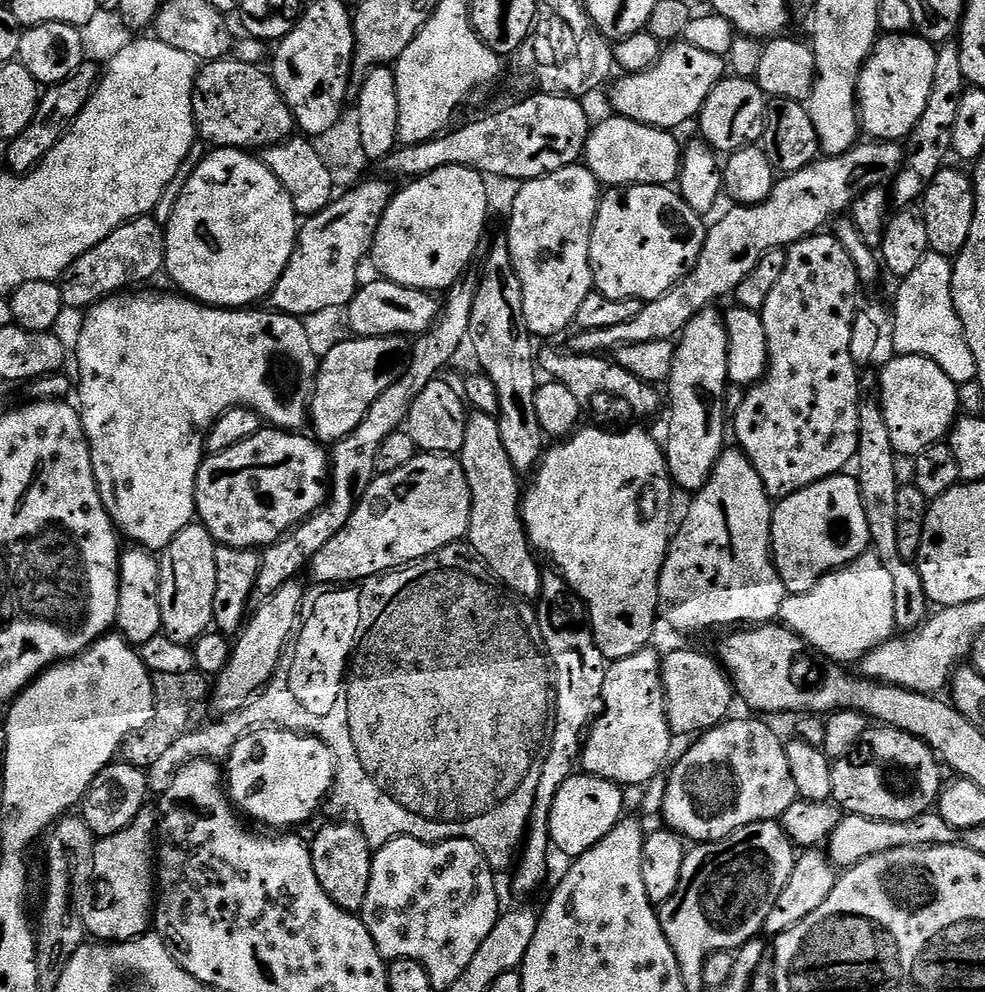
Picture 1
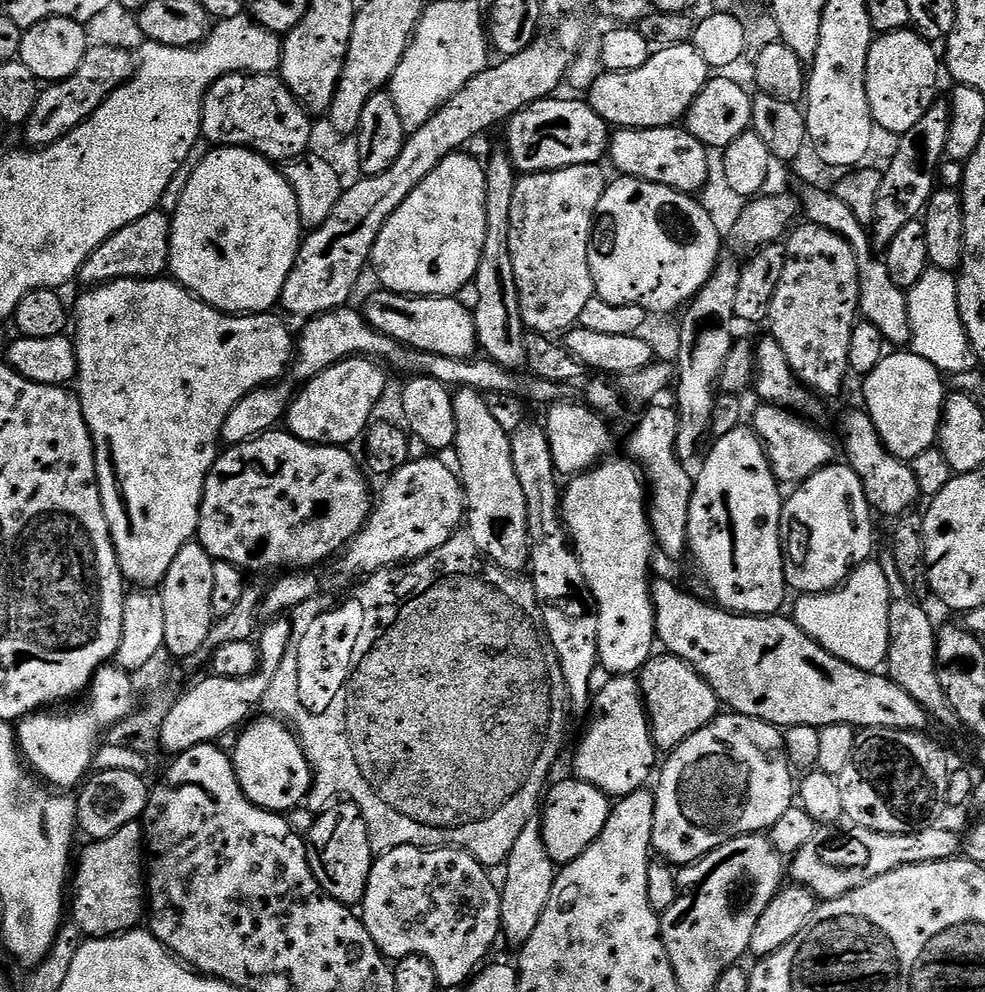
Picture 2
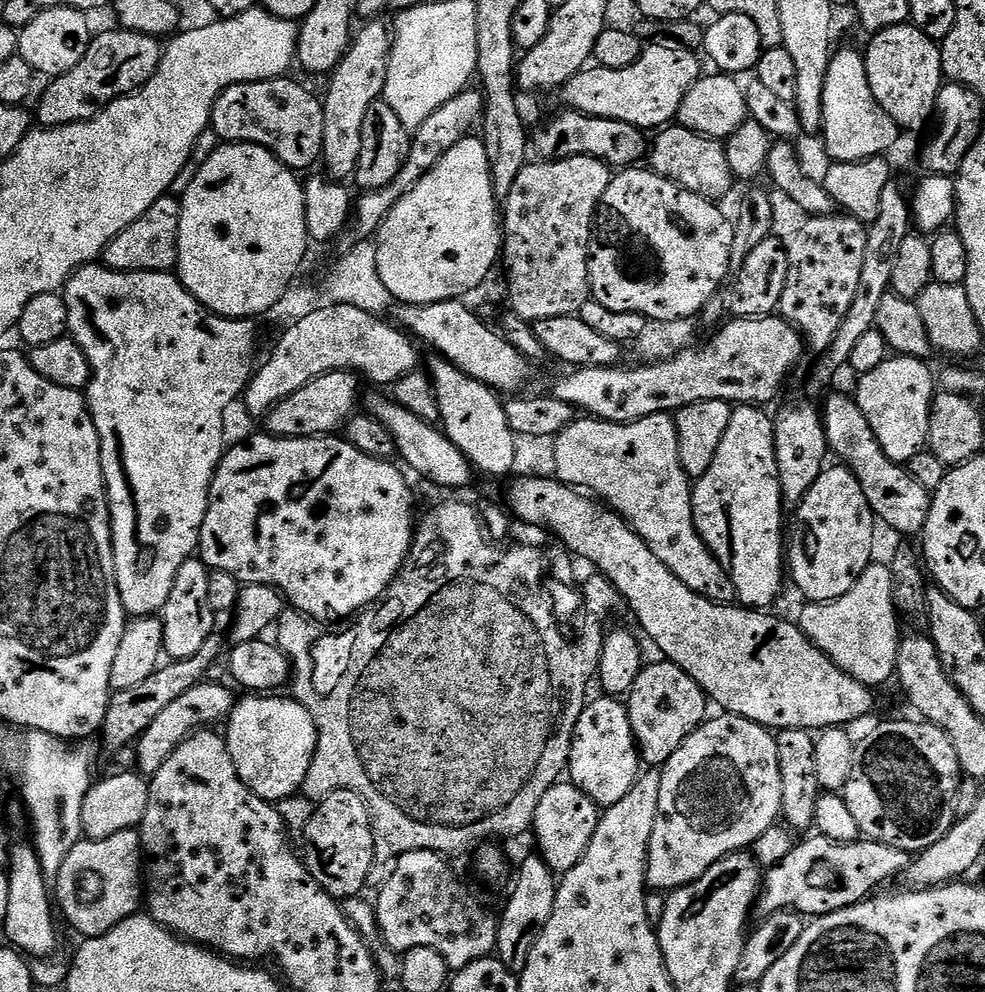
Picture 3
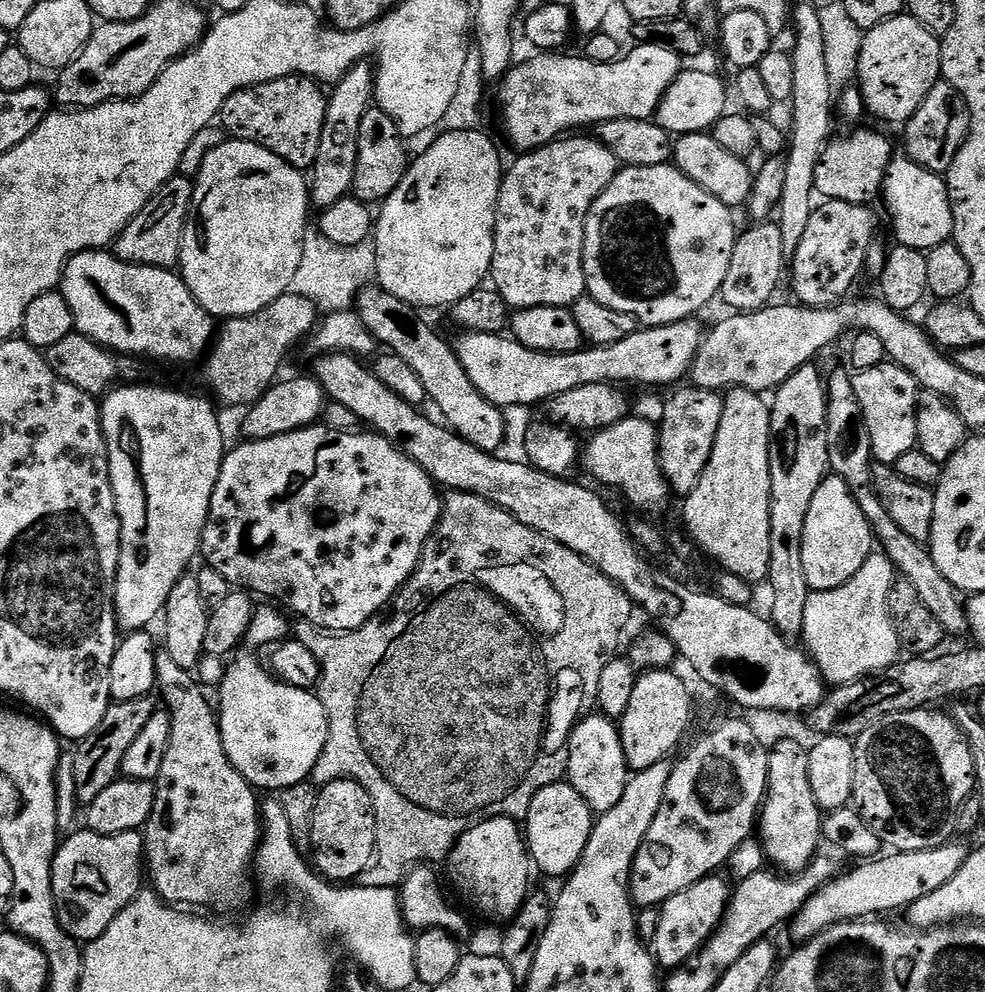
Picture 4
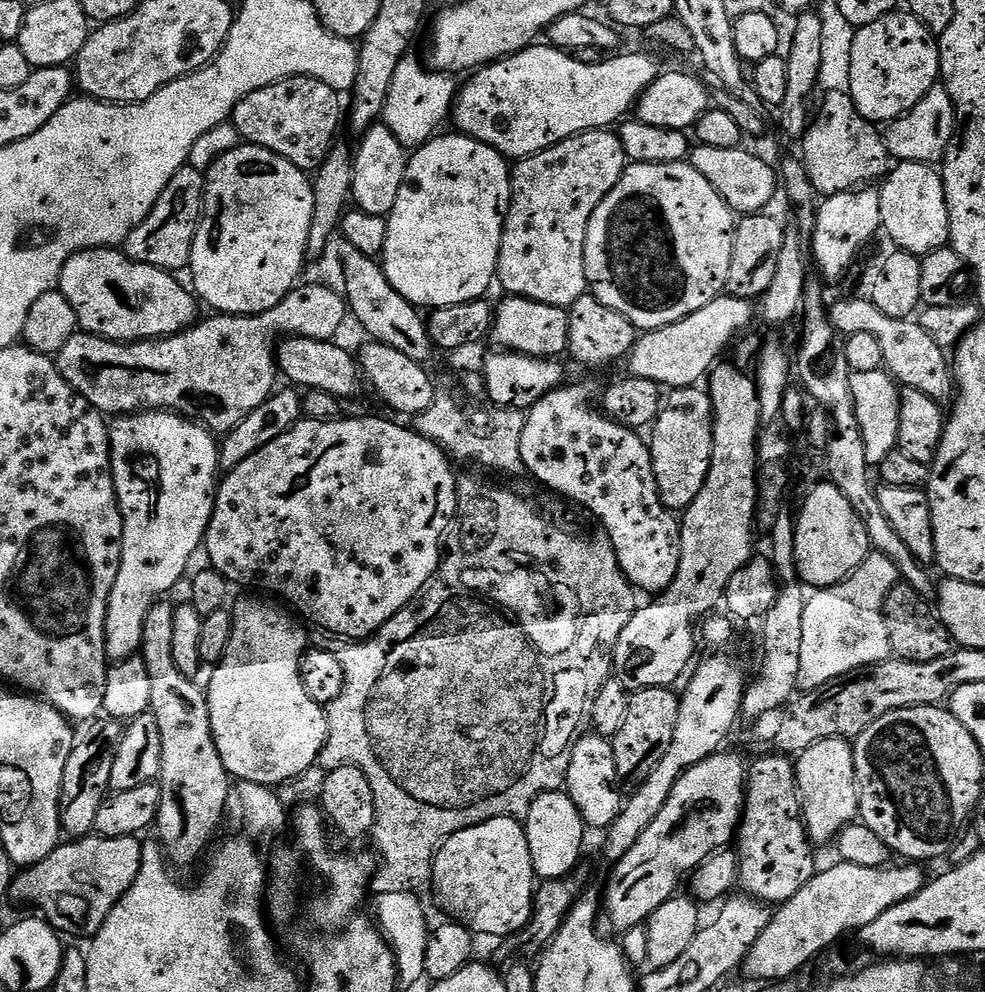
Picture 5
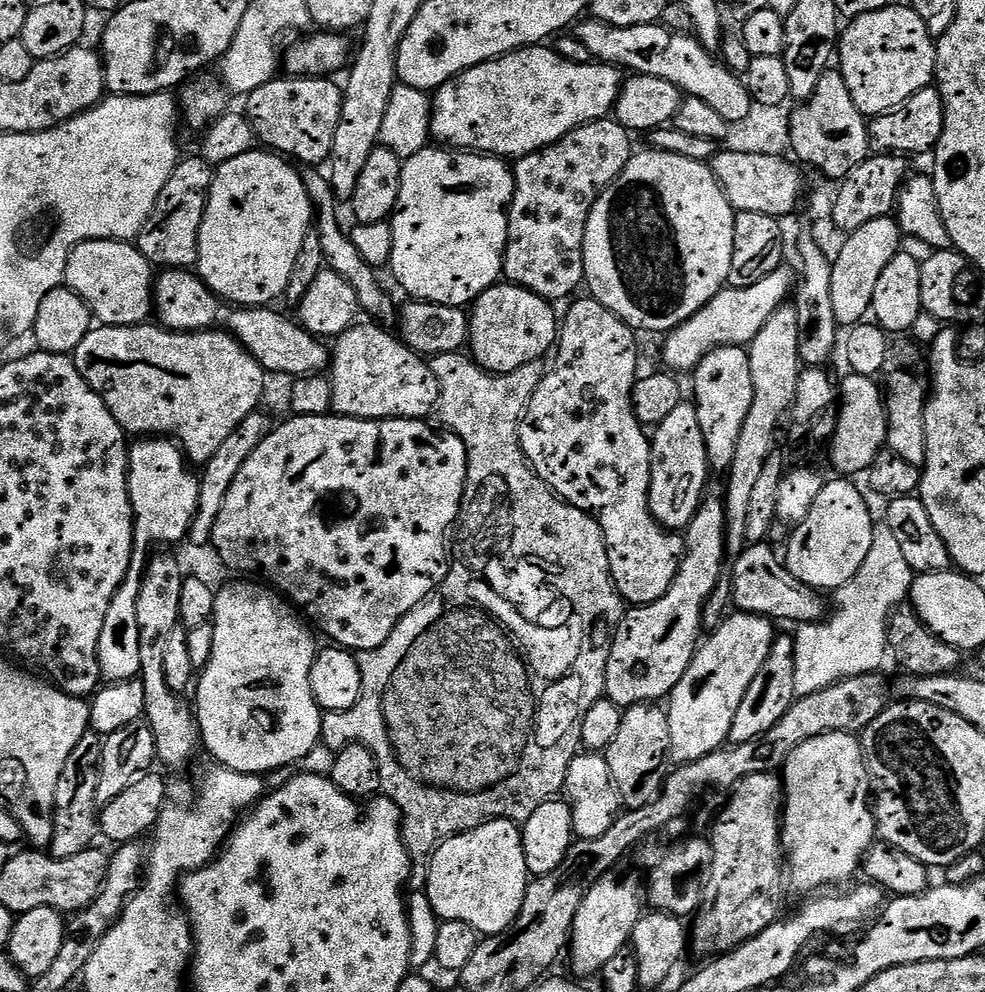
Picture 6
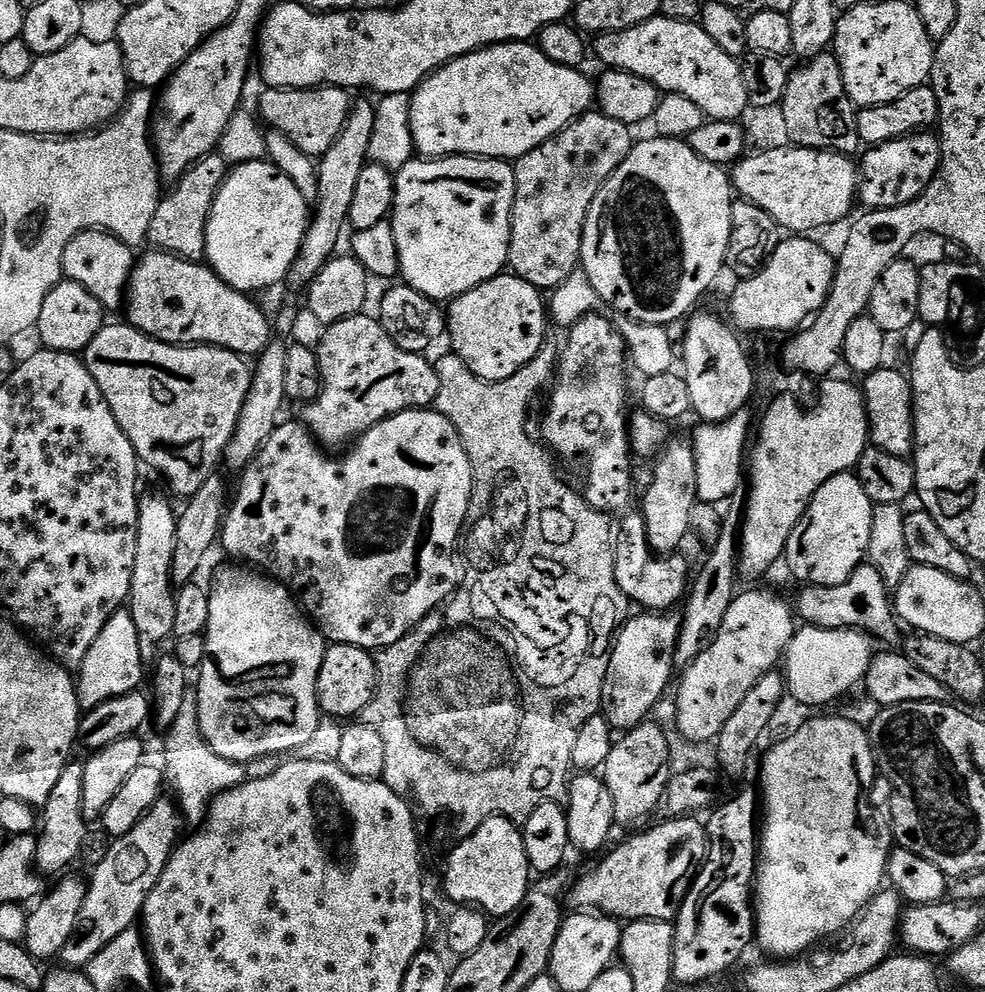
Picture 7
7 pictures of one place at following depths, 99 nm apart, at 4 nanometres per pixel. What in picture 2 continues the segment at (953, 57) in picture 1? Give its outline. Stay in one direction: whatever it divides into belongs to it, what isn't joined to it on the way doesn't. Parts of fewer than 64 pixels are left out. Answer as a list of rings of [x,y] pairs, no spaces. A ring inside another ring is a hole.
[[[943,98],[933,104],[917,126],[899,137],[899,144],[890,164],[883,169],[881,189],[875,202],[875,218],[870,225],[873,249],[887,249],[902,227],[916,220],[926,209],[938,186],[939,169],[943,163],[949,137],[951,103]]]

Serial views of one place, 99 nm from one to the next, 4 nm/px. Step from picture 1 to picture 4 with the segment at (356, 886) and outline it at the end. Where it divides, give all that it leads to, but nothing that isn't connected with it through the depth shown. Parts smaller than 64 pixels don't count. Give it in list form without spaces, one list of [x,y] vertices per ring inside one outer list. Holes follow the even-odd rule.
[[[335,780],[319,789],[312,816],[310,841],[317,852],[315,871],[328,882],[355,881],[372,865],[376,854],[376,811],[370,794],[357,780]]]

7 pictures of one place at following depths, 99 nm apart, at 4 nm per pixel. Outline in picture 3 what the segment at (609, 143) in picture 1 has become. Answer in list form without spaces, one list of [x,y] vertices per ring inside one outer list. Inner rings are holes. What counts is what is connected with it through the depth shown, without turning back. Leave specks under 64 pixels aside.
[[[679,126],[665,127],[655,136],[650,144],[651,171],[713,202],[719,202],[734,188],[734,177],[730,164],[726,162],[726,150],[719,139],[701,136],[699,132]]]

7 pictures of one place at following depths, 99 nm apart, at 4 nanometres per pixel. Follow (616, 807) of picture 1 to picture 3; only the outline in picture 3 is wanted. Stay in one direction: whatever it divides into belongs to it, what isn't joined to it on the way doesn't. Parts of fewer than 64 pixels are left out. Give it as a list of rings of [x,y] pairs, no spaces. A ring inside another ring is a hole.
[[[557,782],[550,790],[546,790],[546,794],[542,794],[542,802],[538,802],[538,810],[532,819],[531,831],[536,832],[536,844],[540,847],[537,848],[538,855],[546,862],[546,866],[550,866],[552,872],[563,874],[578,866],[582,854],[586,854],[590,846],[590,838],[594,838],[594,830],[598,826],[601,815],[598,805],[589,796],[582,794],[582,790],[578,790],[571,782]]]

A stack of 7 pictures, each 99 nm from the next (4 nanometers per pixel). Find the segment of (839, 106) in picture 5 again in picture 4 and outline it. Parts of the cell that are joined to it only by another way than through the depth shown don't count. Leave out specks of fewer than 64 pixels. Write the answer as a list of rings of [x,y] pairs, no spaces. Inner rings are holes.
[[[864,128],[853,134],[849,140],[833,138],[829,140],[818,166],[814,170],[816,192],[824,200],[854,202],[855,204],[875,205],[881,199],[887,168],[894,155],[892,144],[880,132]]]

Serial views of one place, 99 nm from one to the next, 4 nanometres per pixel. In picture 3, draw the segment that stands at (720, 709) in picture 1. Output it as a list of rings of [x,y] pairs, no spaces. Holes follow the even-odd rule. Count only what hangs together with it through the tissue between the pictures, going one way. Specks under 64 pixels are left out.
[[[659,662],[660,664],[645,663],[640,669],[638,678],[634,678],[634,686],[628,691],[626,707],[632,733],[636,739],[636,749],[640,751],[640,759],[648,766],[663,766],[673,754],[682,746],[682,742],[688,735],[699,728],[709,715],[710,701],[704,695],[704,691],[682,670],[677,664]]]

